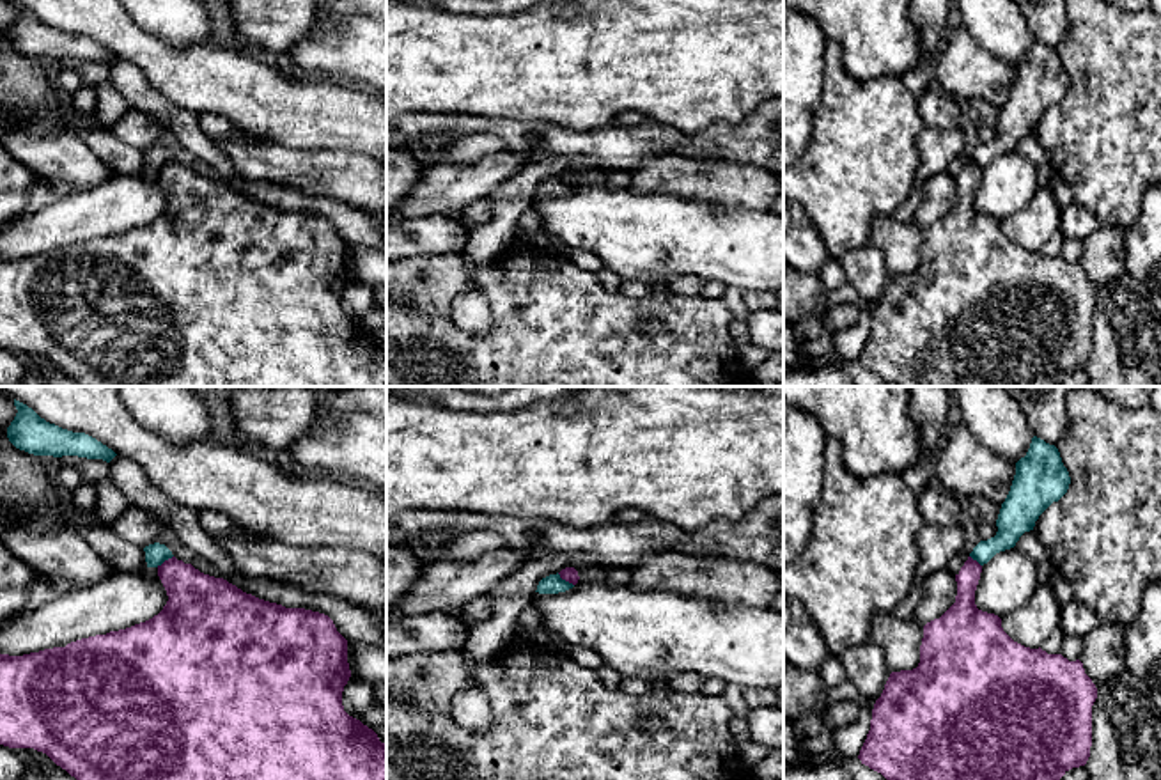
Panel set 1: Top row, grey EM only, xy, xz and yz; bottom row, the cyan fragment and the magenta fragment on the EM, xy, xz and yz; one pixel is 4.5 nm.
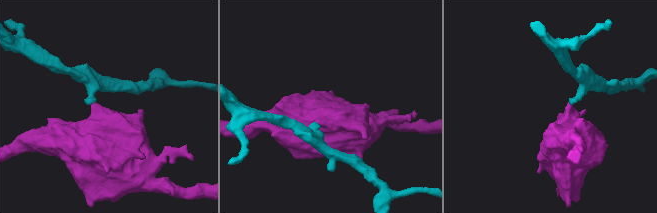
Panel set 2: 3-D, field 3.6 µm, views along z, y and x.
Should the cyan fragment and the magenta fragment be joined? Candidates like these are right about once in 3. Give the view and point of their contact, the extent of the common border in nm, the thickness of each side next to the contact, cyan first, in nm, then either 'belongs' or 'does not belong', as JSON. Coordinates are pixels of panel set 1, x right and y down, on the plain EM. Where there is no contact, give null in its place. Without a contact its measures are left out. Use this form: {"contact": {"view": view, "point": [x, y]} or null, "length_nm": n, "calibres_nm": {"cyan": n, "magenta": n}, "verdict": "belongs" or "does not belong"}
{"contact": {"view": "xz", "point": [564, 183]}, "length_nm": 100, "calibres_nm": {"cyan": 90, "magenta": 70}, "verdict": "does not belong"}

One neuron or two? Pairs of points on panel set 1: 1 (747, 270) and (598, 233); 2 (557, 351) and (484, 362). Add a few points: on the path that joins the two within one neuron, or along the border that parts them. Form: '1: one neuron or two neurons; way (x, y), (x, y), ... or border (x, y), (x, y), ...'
1: one neuron; way (709, 243), (692, 236), (635, 236)
2: one neuron; way (539, 360), (502, 360)

